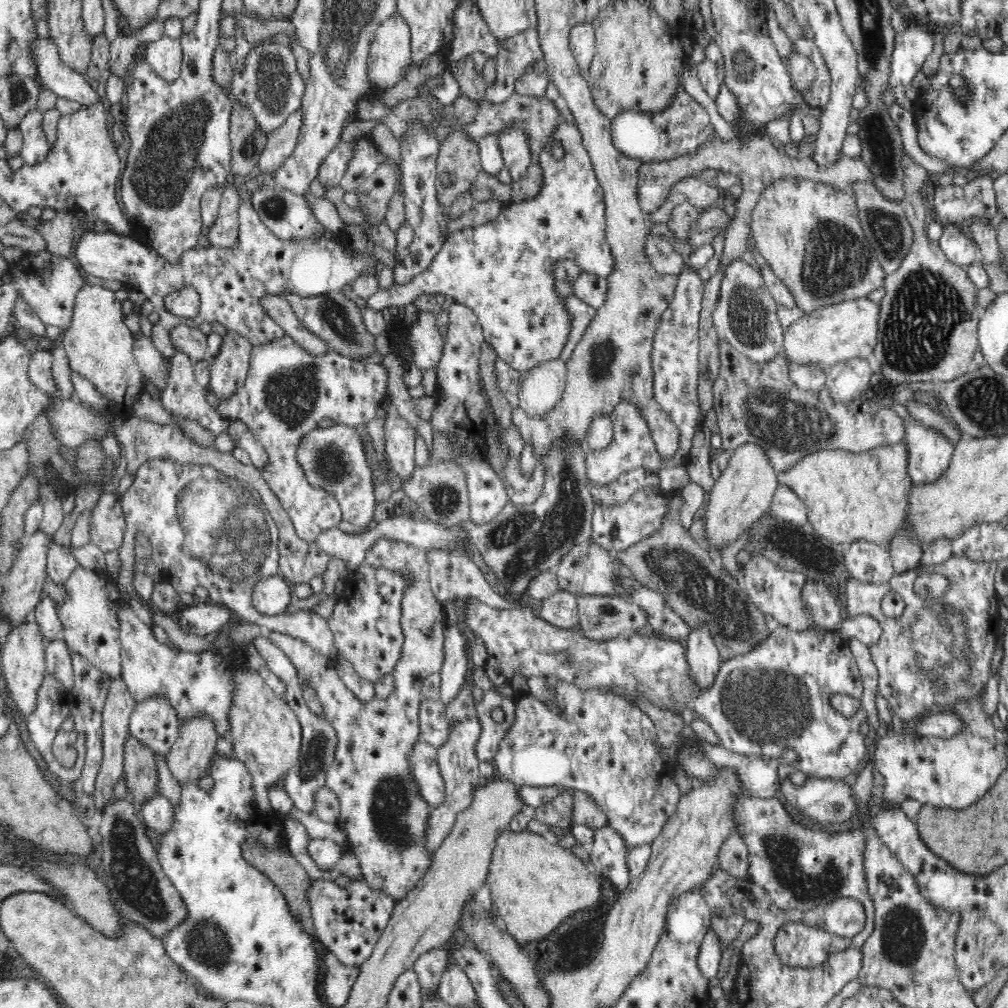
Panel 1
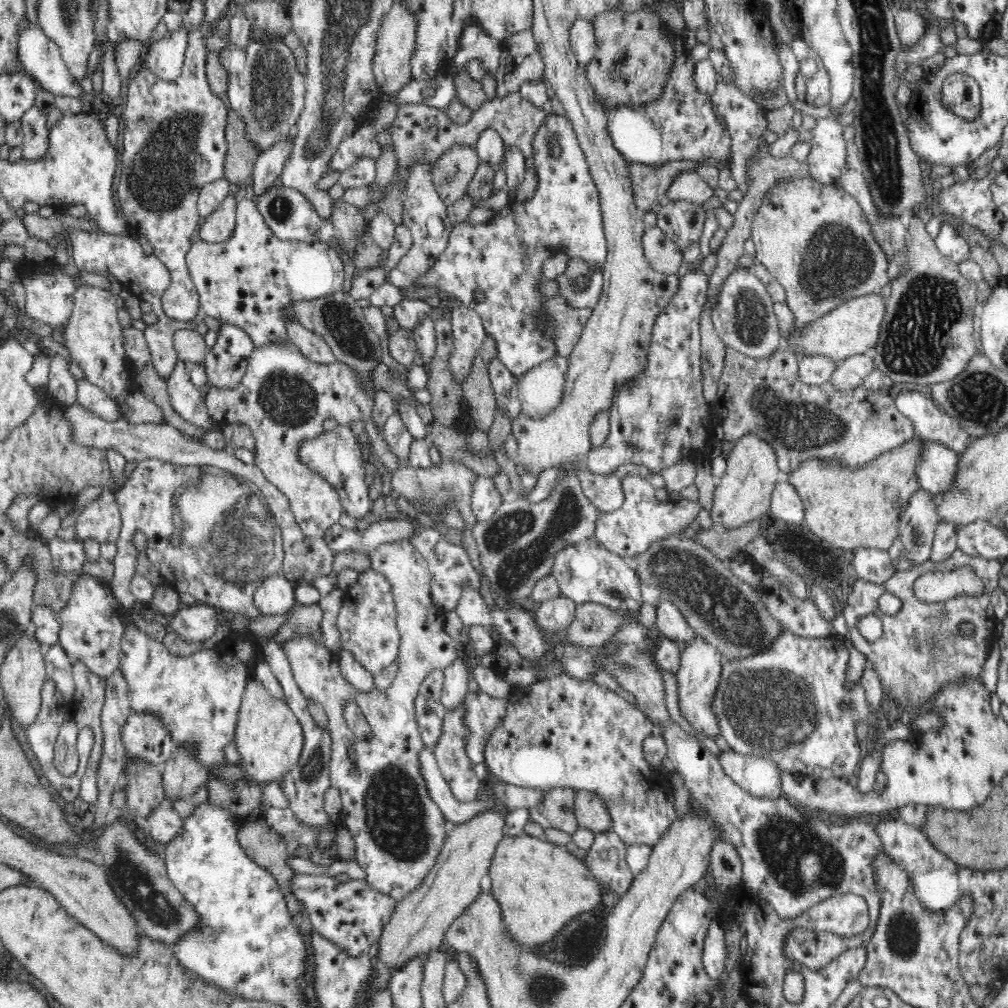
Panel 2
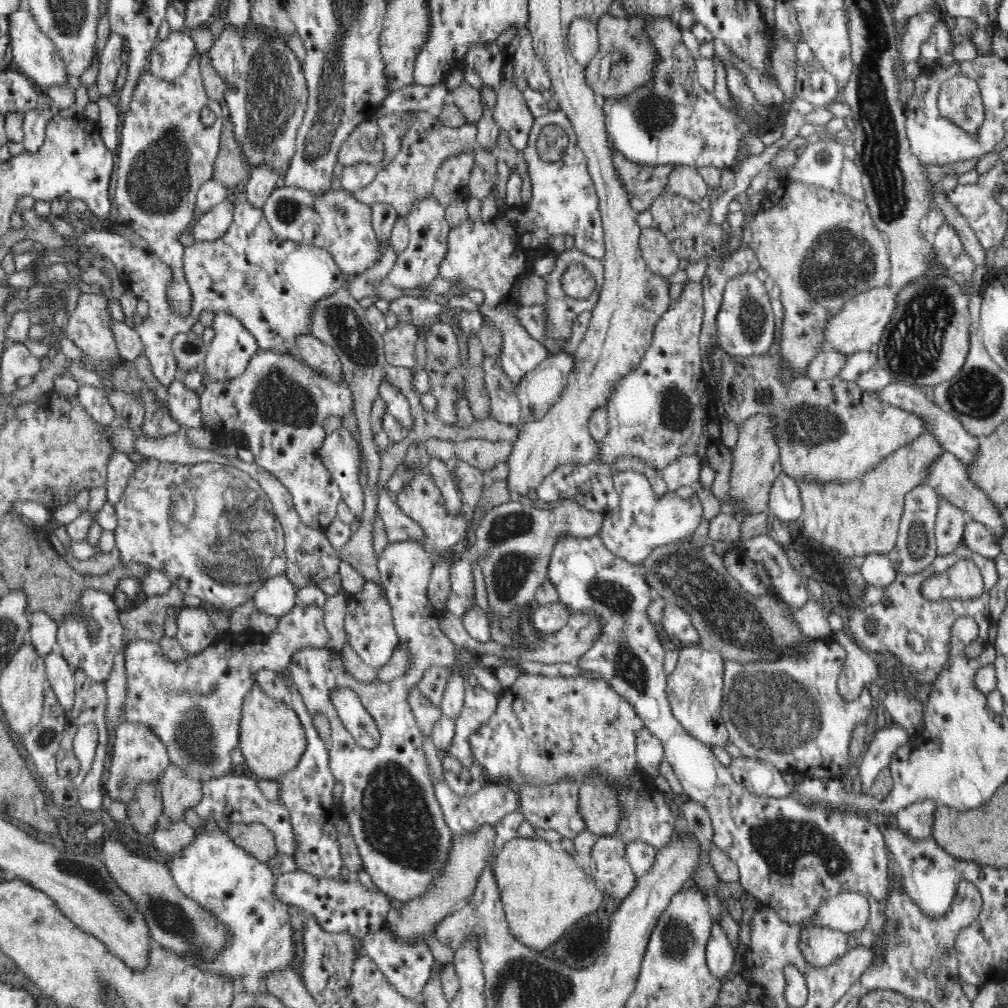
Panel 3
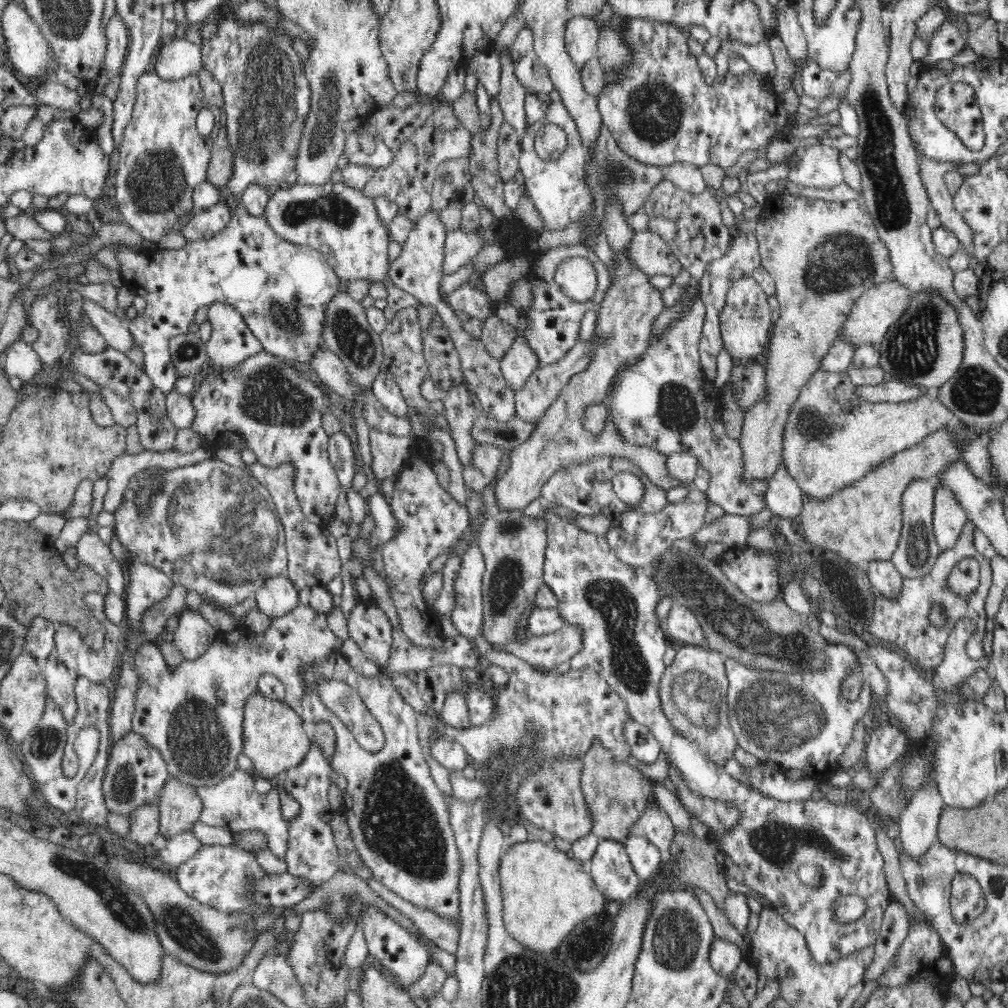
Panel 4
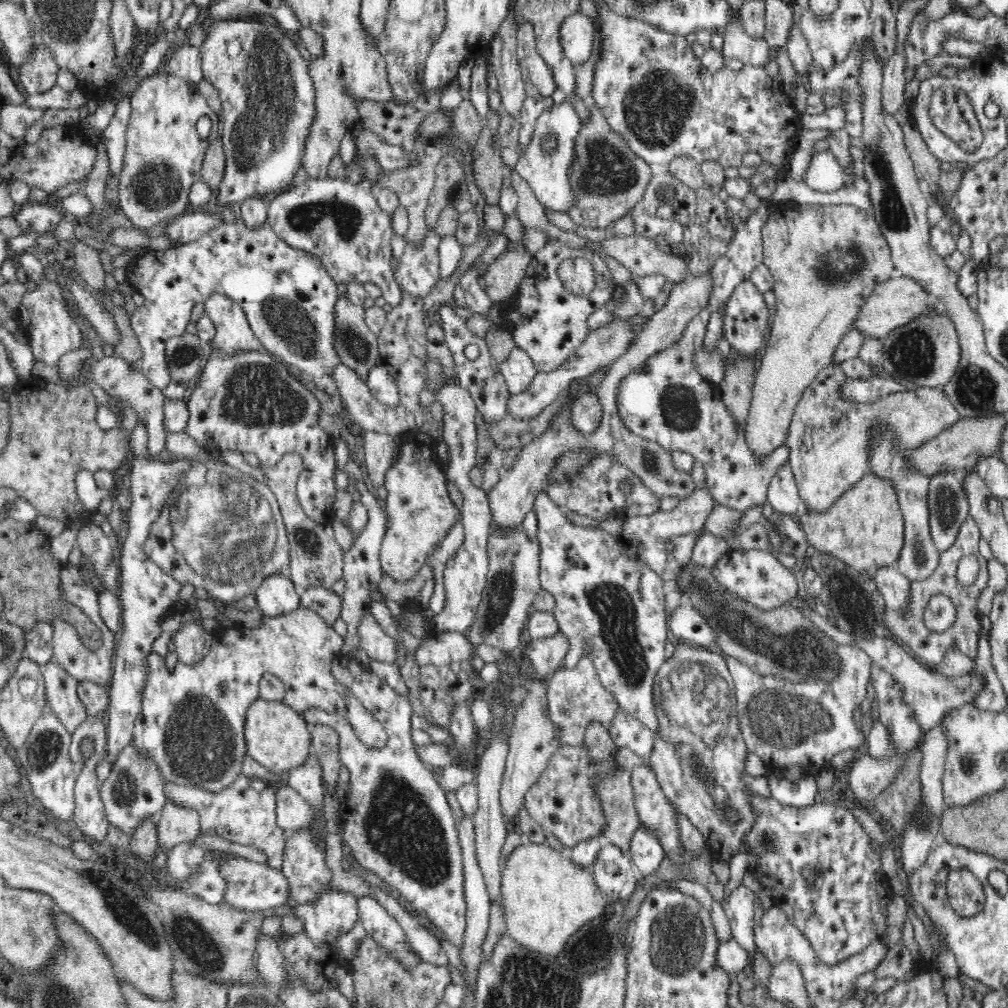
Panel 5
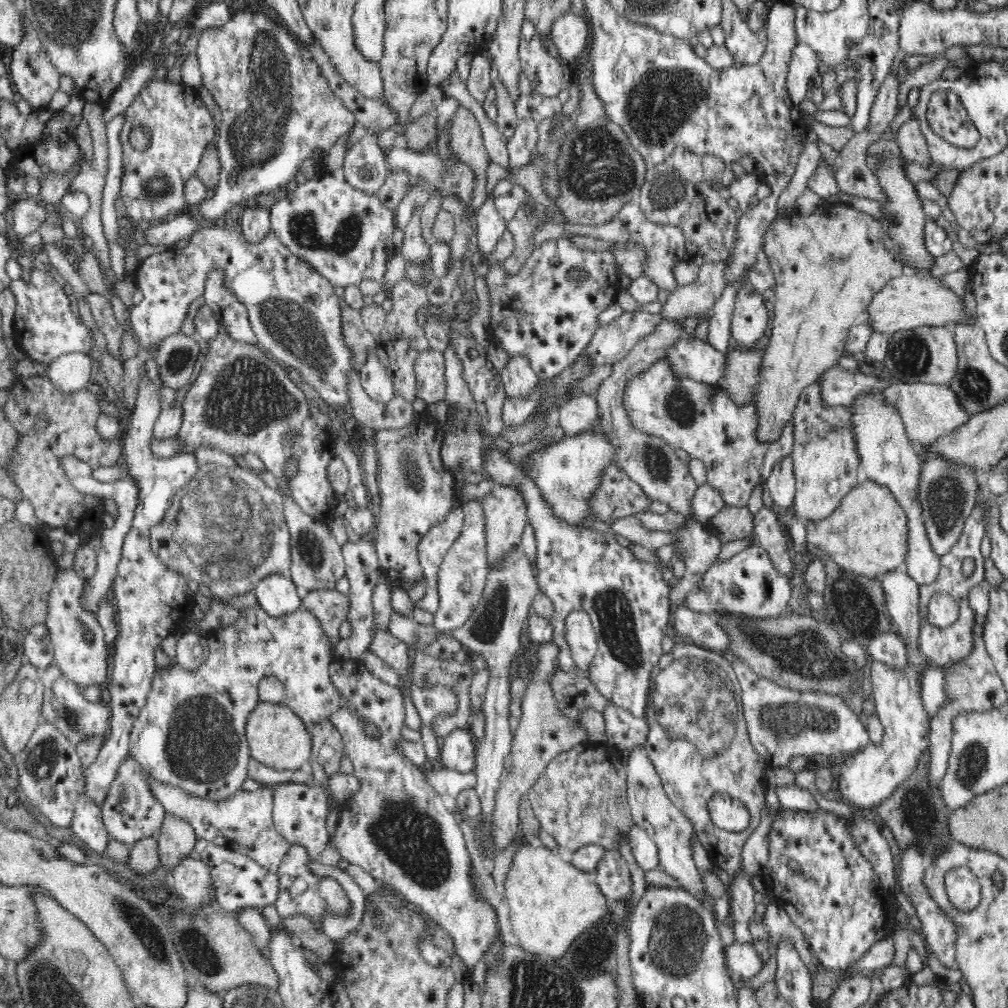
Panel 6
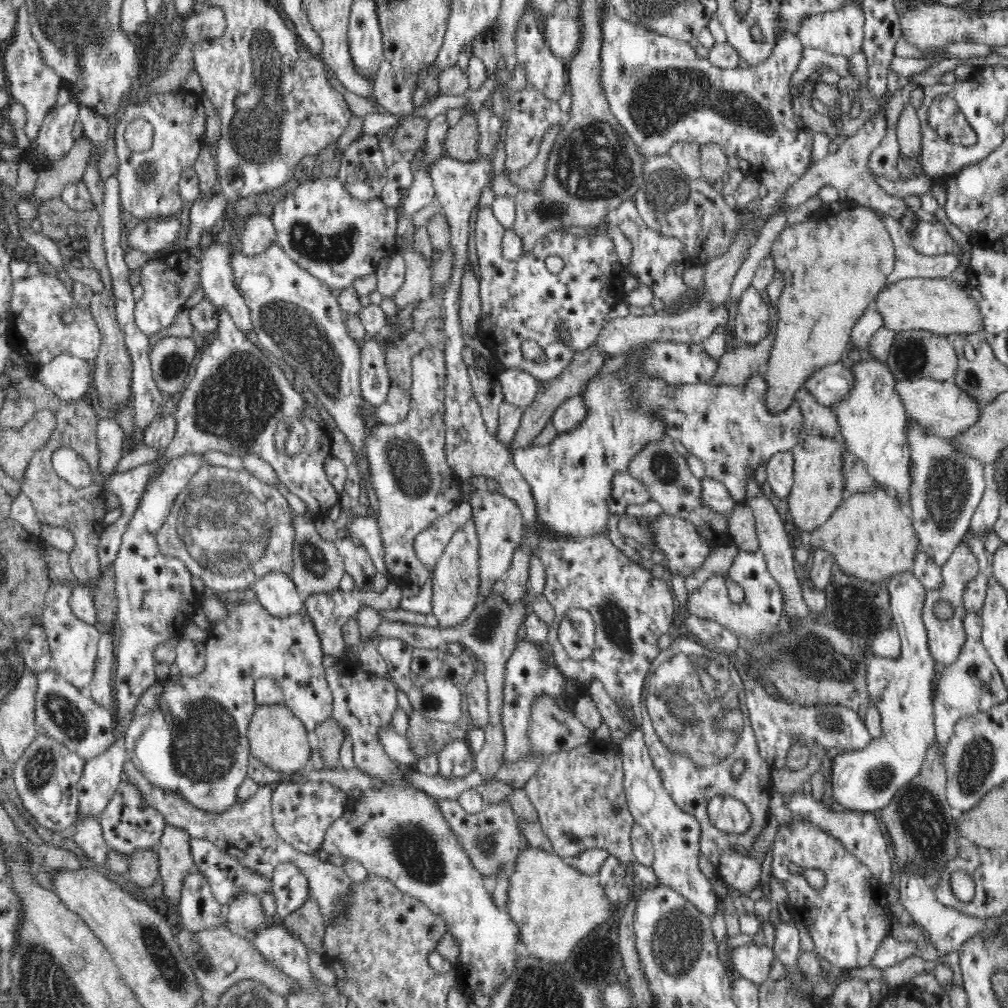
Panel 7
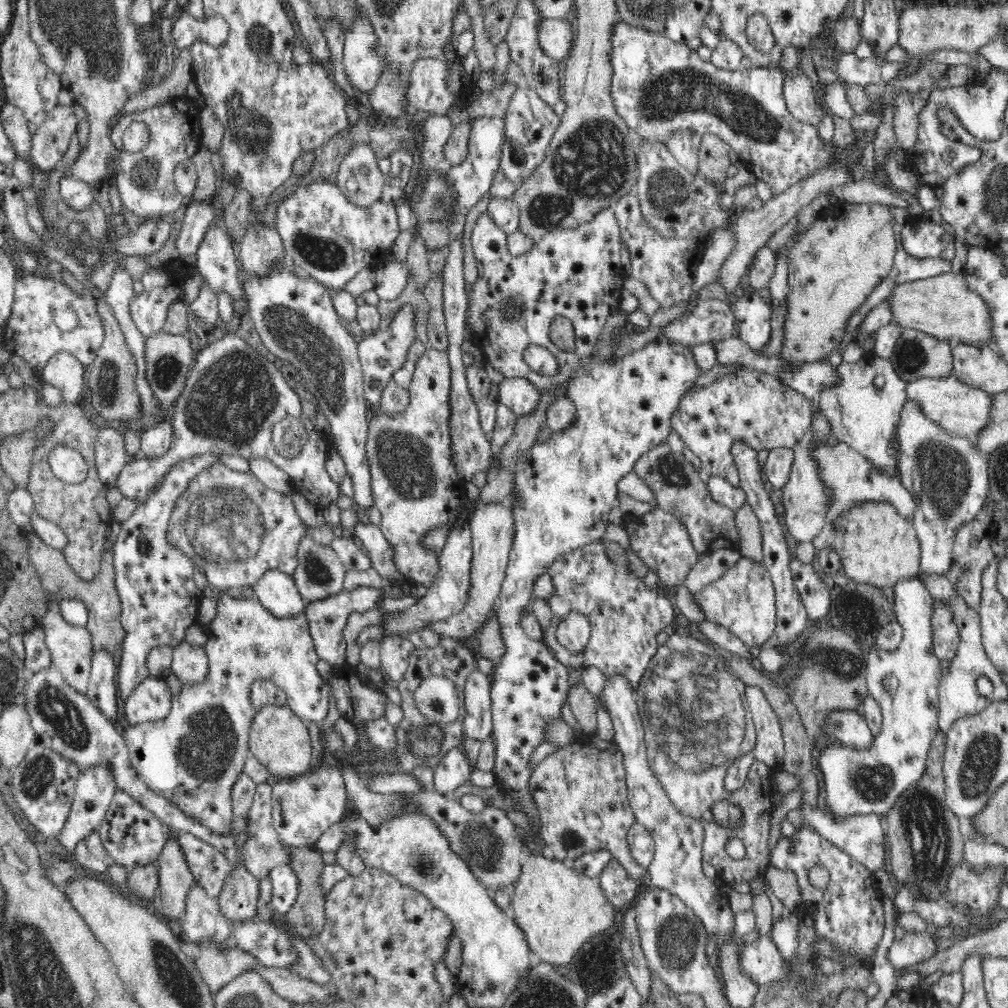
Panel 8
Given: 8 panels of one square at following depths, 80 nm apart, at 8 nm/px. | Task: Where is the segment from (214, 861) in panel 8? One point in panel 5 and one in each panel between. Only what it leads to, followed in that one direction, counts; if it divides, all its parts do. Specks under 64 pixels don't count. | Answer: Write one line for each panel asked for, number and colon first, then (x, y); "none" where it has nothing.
5: (250, 886)
6: (239, 882)
7: (226, 877)

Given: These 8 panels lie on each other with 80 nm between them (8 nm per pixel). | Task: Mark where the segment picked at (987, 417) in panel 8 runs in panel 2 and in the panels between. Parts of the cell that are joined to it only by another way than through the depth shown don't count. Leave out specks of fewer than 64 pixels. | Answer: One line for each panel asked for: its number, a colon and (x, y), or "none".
2: (801, 422)
3: (829, 430)
4: (832, 437)
5: (829, 437)
6: (929, 411)
7: (947, 410)

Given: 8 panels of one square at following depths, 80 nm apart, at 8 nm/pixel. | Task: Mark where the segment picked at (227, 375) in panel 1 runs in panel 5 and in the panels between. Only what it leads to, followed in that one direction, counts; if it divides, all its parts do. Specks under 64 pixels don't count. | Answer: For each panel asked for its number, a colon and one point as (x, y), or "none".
2: (226, 363)
3: (233, 346)
4: (231, 342)
5: (233, 333)

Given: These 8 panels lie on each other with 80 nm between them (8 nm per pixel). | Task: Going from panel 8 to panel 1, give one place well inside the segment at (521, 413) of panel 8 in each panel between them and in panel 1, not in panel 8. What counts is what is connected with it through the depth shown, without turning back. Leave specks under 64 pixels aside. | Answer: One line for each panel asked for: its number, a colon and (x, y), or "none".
1: (503, 270)
2: (503, 258)
3: (494, 257)
4: (520, 362)
5: (518, 370)
6: (519, 380)
7: (518, 388)

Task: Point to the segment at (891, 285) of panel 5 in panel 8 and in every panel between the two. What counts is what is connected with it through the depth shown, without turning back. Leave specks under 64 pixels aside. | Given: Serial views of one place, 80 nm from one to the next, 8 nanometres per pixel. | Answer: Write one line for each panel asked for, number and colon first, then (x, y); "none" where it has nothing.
6: (908, 301)
7: (938, 305)
8: (943, 306)

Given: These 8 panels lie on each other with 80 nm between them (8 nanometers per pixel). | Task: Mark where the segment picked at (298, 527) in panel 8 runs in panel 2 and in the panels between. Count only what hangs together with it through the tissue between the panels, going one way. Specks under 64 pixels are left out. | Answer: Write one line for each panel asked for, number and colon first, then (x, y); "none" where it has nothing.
2: (210, 532)
3: (210, 528)
4: (213, 529)
5: (221, 529)
6: (226, 529)
7: (230, 528)

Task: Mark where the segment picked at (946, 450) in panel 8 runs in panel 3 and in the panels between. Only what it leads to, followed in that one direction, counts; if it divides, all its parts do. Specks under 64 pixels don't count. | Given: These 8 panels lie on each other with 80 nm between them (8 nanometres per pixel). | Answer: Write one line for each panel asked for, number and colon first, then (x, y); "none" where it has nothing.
3: (950, 521)
4: (950, 521)
5: (948, 505)
6: (948, 491)
7: (947, 485)

